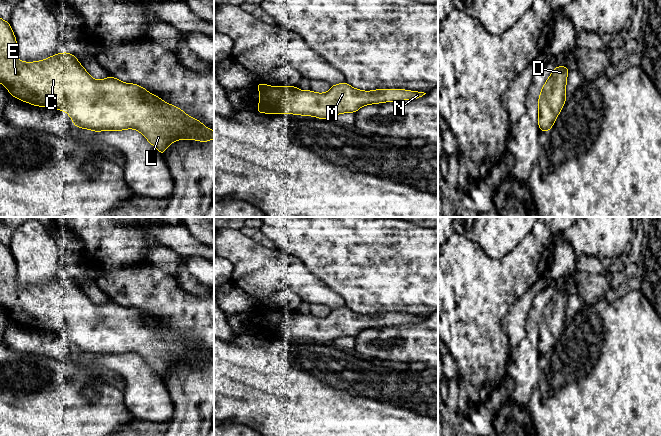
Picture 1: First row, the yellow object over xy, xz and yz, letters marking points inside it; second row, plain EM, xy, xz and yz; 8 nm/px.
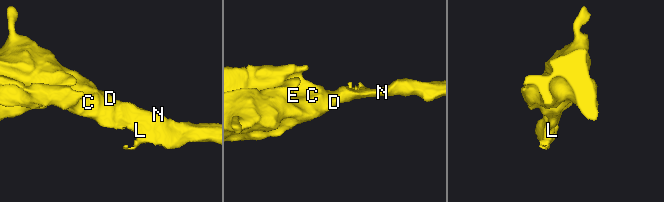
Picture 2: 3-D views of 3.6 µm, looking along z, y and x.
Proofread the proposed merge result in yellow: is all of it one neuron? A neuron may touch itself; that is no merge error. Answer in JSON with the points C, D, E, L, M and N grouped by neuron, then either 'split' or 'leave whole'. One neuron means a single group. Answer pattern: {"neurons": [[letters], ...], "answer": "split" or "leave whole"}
{"neurons": [["C", "D", "E", "L", "M", "N"]], "answer": "leave whole"}

